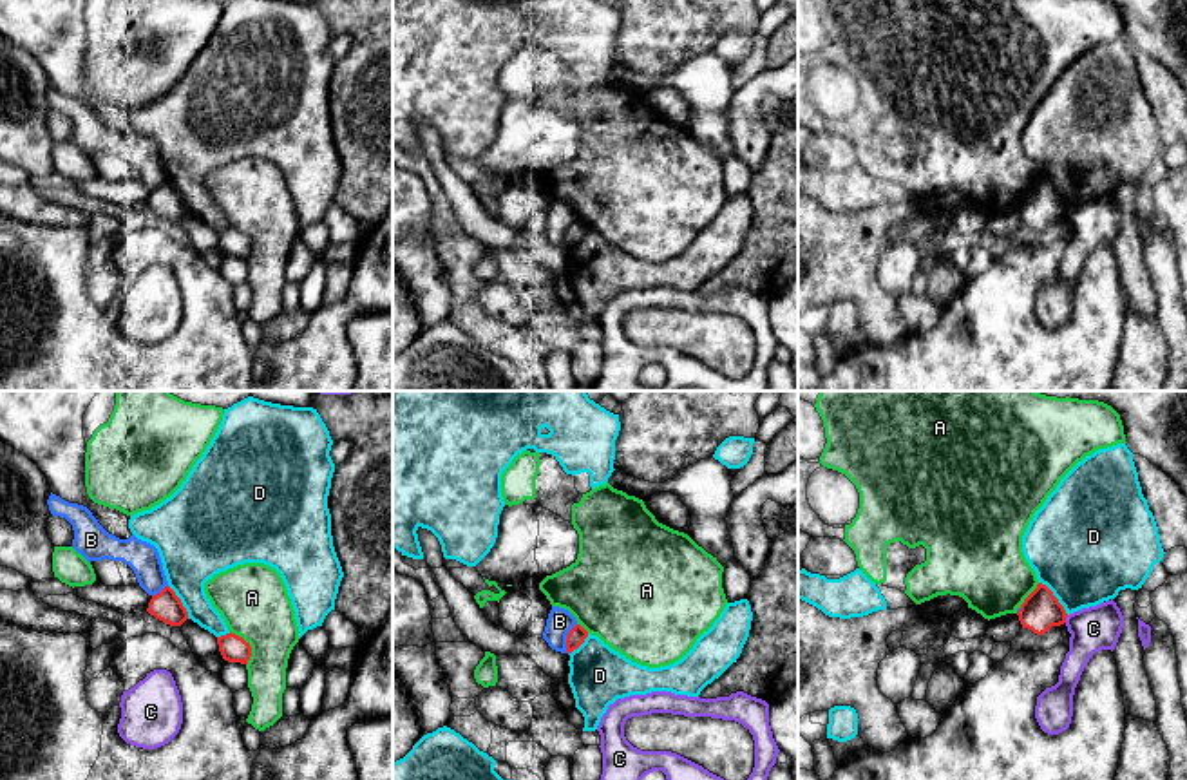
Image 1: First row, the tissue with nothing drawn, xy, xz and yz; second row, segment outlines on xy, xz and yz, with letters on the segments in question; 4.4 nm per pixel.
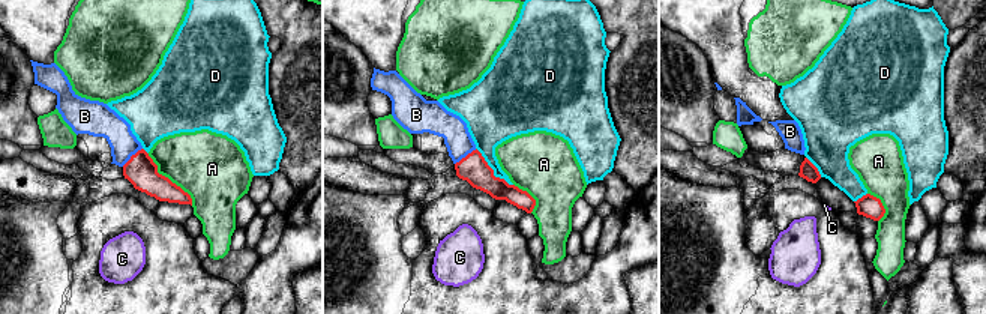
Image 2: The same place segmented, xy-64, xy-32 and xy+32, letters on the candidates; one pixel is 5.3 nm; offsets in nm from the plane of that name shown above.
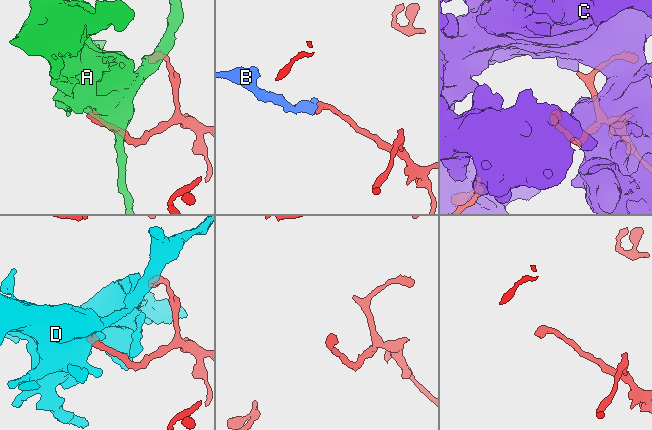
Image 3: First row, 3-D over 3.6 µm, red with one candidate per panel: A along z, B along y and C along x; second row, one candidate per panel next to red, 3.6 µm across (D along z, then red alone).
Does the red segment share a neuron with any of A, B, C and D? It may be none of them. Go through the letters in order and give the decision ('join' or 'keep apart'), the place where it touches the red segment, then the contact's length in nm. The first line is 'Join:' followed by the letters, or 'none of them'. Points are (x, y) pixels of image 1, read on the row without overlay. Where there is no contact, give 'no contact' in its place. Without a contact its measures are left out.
Join: none of them
A: keep apart | xy (250, 241) | 180 nm
B: keep apart | xz (567, 232) | 140 nm
C: keep apart | yz (1064, 214) | 40 nm
D: keep apart | yz (1055, 192) | 200 nm

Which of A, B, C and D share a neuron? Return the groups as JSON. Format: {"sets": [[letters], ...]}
{"sets": [["A"], ["B"], ["C"], ["D"]]}

